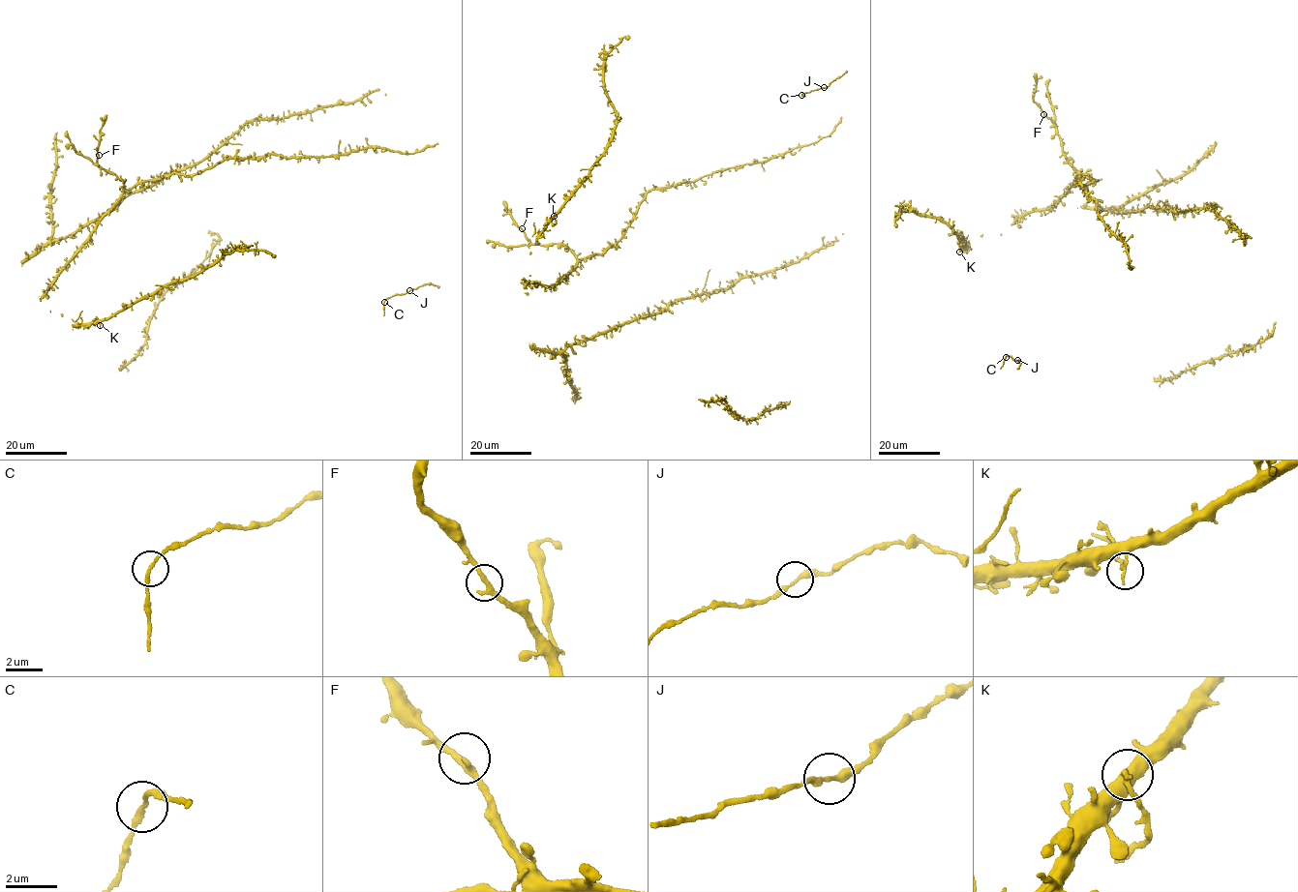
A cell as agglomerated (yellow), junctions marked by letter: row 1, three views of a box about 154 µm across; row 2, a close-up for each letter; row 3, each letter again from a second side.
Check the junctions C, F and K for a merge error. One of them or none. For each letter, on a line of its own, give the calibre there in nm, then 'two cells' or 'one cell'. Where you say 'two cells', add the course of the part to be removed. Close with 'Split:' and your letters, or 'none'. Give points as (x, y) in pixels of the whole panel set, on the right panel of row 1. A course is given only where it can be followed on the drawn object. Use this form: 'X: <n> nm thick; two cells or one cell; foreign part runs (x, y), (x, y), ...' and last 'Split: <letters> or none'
C: 170 nm thick; one cell
F: 260 nm thick; one cell
K: 170 nm thick; one cell
Split: none

